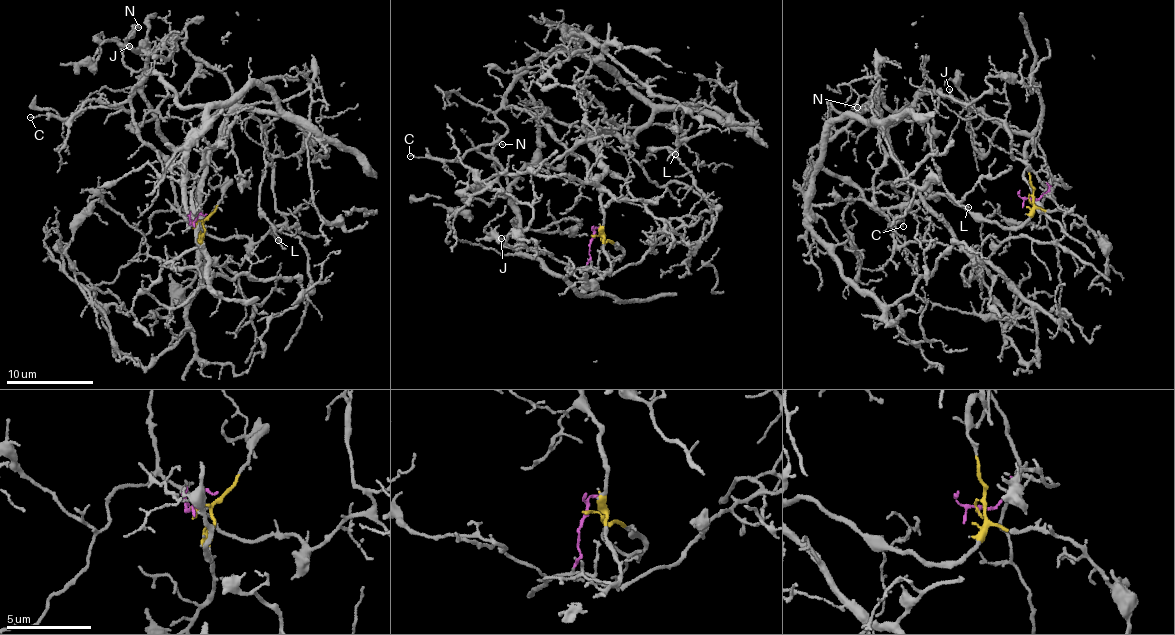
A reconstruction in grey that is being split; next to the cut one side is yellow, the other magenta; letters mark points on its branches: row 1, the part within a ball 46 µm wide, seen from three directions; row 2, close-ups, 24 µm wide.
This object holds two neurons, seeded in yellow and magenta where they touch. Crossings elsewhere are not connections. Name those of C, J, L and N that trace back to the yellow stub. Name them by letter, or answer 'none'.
C, L

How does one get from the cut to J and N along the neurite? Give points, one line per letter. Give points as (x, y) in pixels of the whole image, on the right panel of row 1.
J: (1031, 201), (1039, 197), (1052, 183), (1043, 149), (1035, 139), (980, 110), (963, 107), (948, 88)
N: (1031, 201), (1052, 183), (1035, 139), (937, 94), (924, 93), (873, 121), (854, 118), (857, 107)

